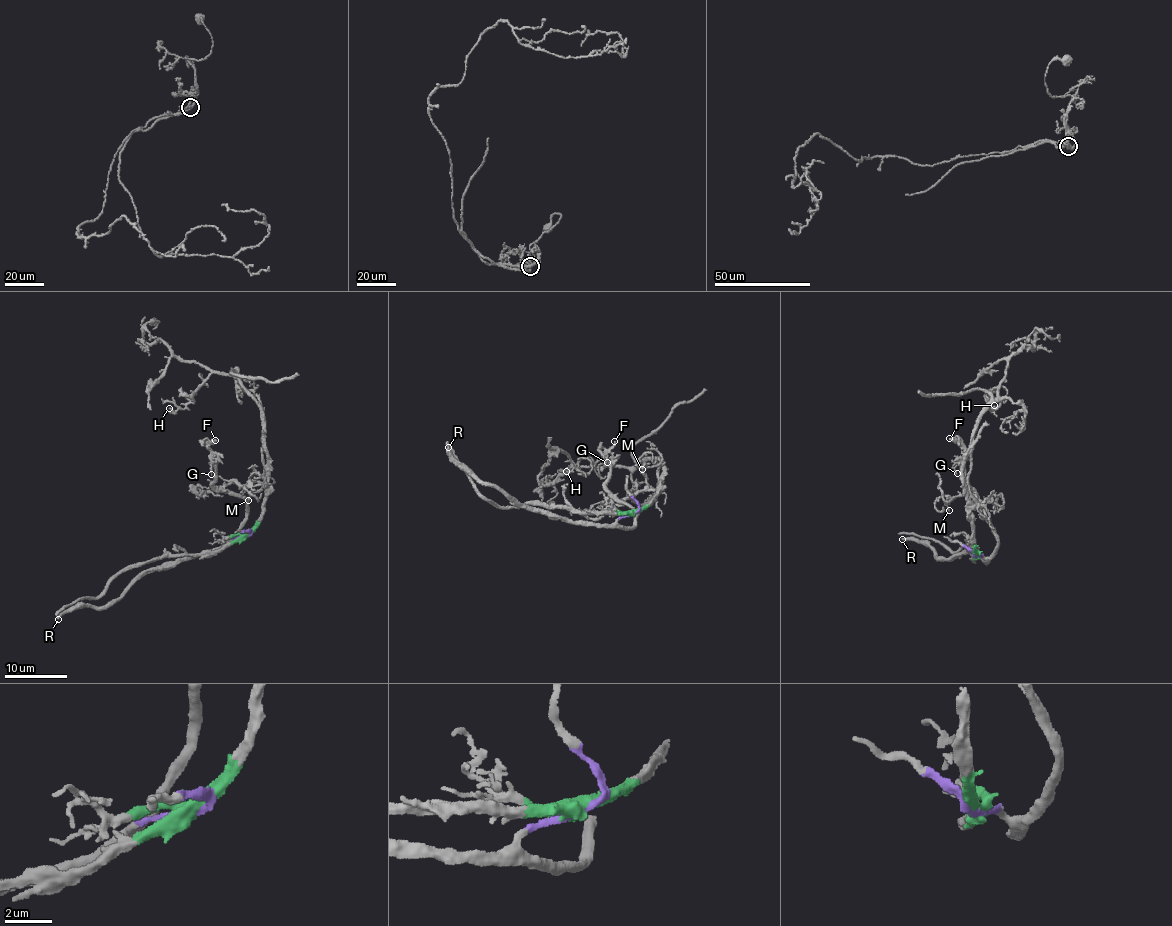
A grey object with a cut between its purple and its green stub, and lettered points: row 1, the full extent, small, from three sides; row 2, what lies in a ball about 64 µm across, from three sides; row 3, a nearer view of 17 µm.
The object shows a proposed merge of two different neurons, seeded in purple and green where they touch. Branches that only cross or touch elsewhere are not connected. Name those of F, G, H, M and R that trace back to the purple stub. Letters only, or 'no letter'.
F, G, R

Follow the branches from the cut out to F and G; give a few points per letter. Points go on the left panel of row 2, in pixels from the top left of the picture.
F: (247, 535), (230, 539), (244, 519), (245, 499), (212, 485), (213, 451), (208, 445), (215, 440)
G: (247, 535), (230, 539), (244, 519), (245, 499), (212, 485), (215, 469), (211, 465), (211, 474)

